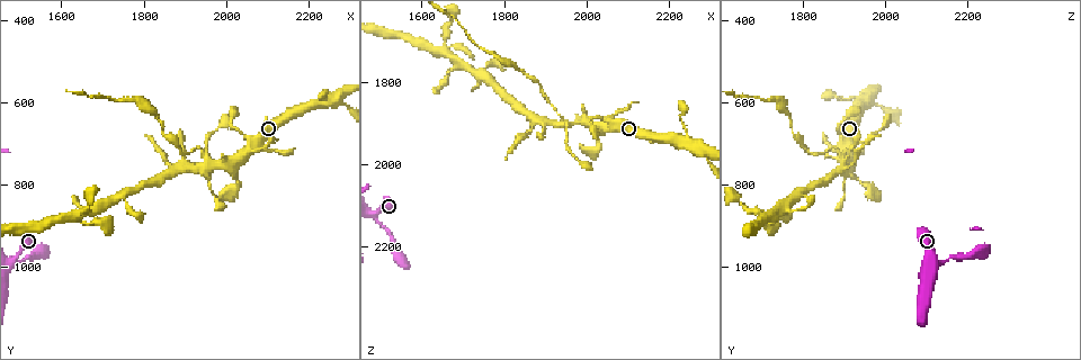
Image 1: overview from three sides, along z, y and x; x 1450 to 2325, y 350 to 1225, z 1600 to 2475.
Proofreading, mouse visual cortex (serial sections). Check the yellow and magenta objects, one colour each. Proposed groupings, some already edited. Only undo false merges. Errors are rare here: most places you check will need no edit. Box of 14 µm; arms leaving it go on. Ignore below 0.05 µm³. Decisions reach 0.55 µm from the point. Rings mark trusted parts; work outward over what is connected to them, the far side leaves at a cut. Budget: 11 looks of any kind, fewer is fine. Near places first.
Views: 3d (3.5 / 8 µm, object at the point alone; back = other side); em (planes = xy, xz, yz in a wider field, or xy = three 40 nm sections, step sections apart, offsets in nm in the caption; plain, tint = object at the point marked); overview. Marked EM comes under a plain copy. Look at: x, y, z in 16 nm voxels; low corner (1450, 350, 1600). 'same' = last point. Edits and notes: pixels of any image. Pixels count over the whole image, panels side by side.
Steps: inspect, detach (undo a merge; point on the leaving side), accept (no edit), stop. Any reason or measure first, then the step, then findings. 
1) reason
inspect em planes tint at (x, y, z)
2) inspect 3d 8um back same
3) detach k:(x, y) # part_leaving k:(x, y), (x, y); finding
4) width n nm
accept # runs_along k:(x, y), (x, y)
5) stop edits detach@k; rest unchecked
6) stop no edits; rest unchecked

abrupt turn
inspect 3d 8um at (2015, 650, 1890)

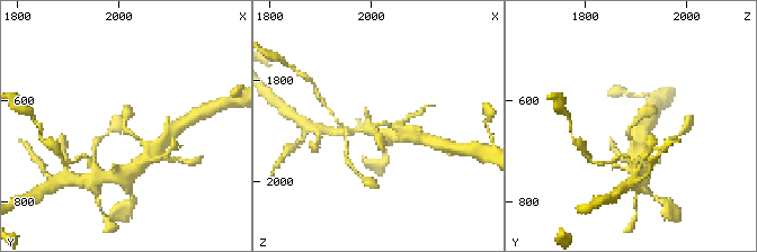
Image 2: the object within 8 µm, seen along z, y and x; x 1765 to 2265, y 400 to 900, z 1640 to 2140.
inspect 3d 3.5um at (2010, 645, 1890)

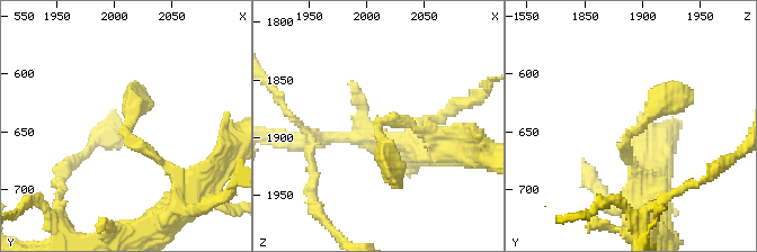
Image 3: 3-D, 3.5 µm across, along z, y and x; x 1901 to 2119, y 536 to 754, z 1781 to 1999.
inspect em xy step 2 tint at (2010, 648, 1896)

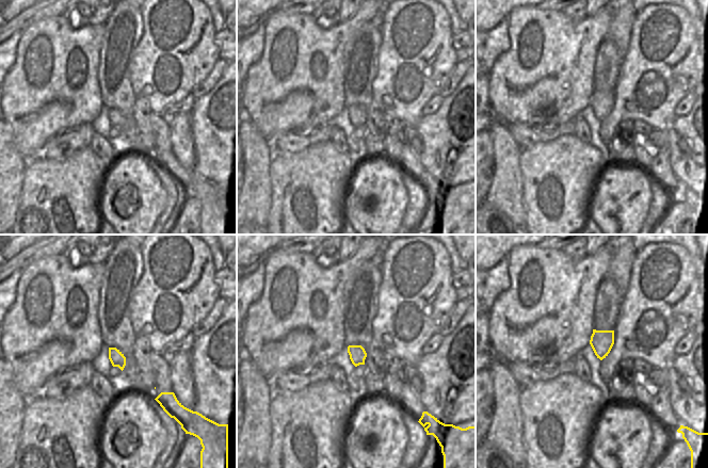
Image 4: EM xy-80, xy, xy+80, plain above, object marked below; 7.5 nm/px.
accept # continuous, no second cell

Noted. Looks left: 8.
narrows sharply
inspect 3d 3.5um back at (1960, 750, 1895)

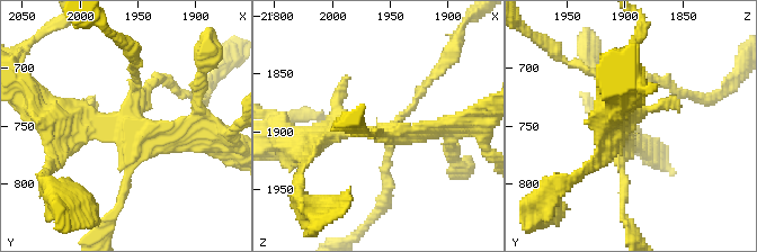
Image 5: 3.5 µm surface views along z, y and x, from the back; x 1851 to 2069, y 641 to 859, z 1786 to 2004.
now the EM
inspect em xy step 1 tint same

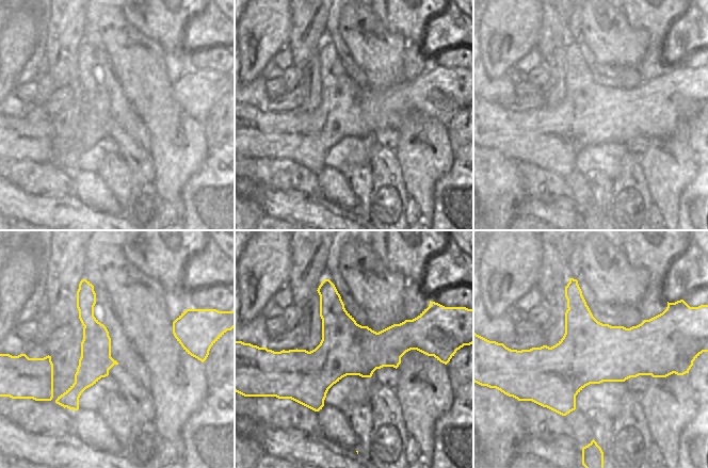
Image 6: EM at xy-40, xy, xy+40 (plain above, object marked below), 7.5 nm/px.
inspect em planes tint same

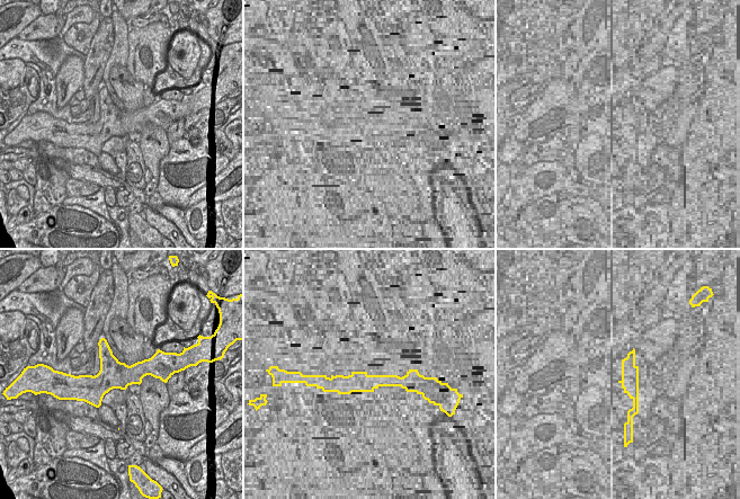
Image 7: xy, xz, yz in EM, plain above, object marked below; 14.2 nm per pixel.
detach 5:(384, 171) # part_leaving 5:(393, 122), (411, 107), (448, 52); two cells meet here

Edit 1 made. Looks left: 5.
abrupt turn
inspect 3d 8um at (2245, 590, 1930)

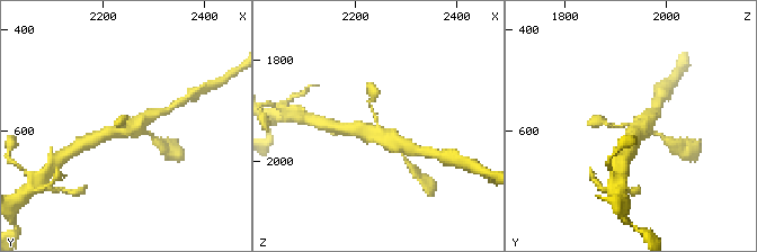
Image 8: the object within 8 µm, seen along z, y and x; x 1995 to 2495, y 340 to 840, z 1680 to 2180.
arms 4; arm_widths 150, 150, 350, 400 nm
inspect em xy step 1 tint at (2240, 590, 1930)

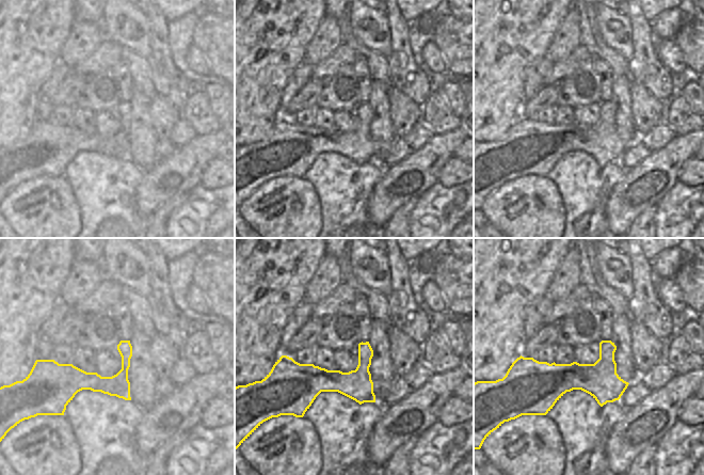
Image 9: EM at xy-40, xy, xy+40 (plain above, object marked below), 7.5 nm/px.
accept # runs_along 8:(107, 134), (137, 128), (162, 113); continuous, no second cell

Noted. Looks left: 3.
arms part here
inspect 3d 3.5um at (1745, 820, 1780)

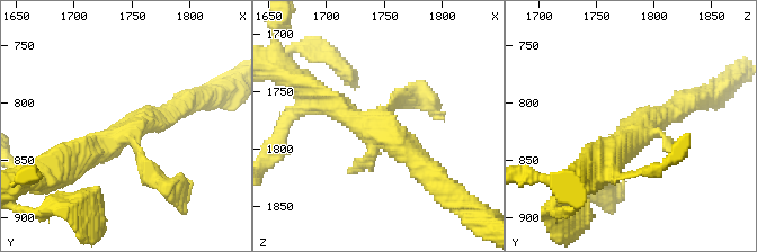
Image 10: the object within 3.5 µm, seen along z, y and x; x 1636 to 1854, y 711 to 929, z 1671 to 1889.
need the tissue
inspect em xy step 3 tint at (1744, 826, 1784)

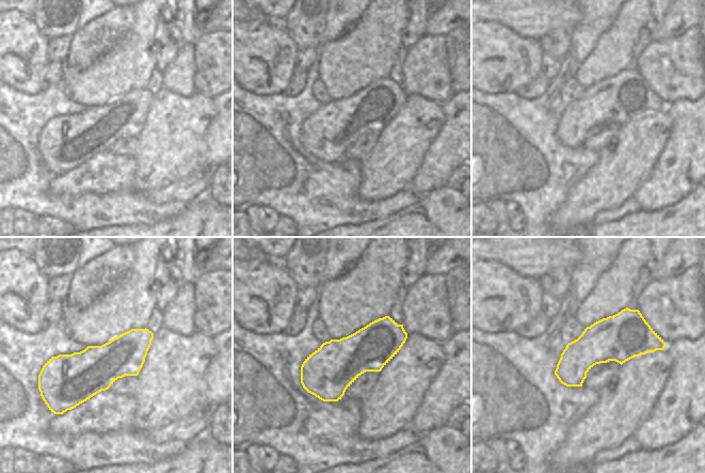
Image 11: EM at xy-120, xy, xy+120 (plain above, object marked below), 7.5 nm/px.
accept # runs_along 10:(434, 176), (389, 135), (320, 98); one cell here

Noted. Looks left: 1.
stop edits detach@5; rest unchecked

